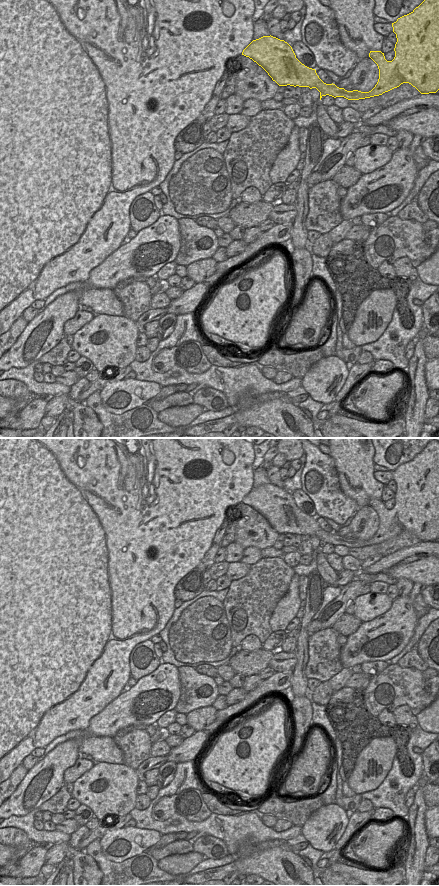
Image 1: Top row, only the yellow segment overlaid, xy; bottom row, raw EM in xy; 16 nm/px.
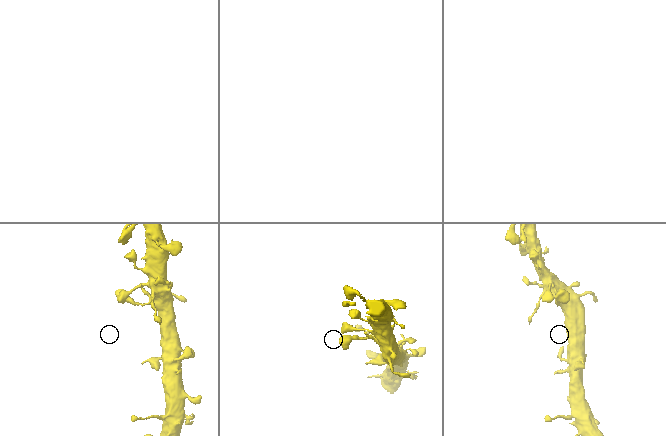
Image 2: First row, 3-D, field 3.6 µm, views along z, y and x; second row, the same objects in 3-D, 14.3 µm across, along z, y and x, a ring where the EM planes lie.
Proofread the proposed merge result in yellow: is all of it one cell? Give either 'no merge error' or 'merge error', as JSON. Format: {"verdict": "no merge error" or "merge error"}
{"verdict": "no merge error"}

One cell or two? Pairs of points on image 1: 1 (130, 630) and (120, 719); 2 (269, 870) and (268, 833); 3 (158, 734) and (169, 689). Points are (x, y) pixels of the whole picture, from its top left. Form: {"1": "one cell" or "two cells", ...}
{"1": "two cells", "2": "two cells", "3": "two cells"}

